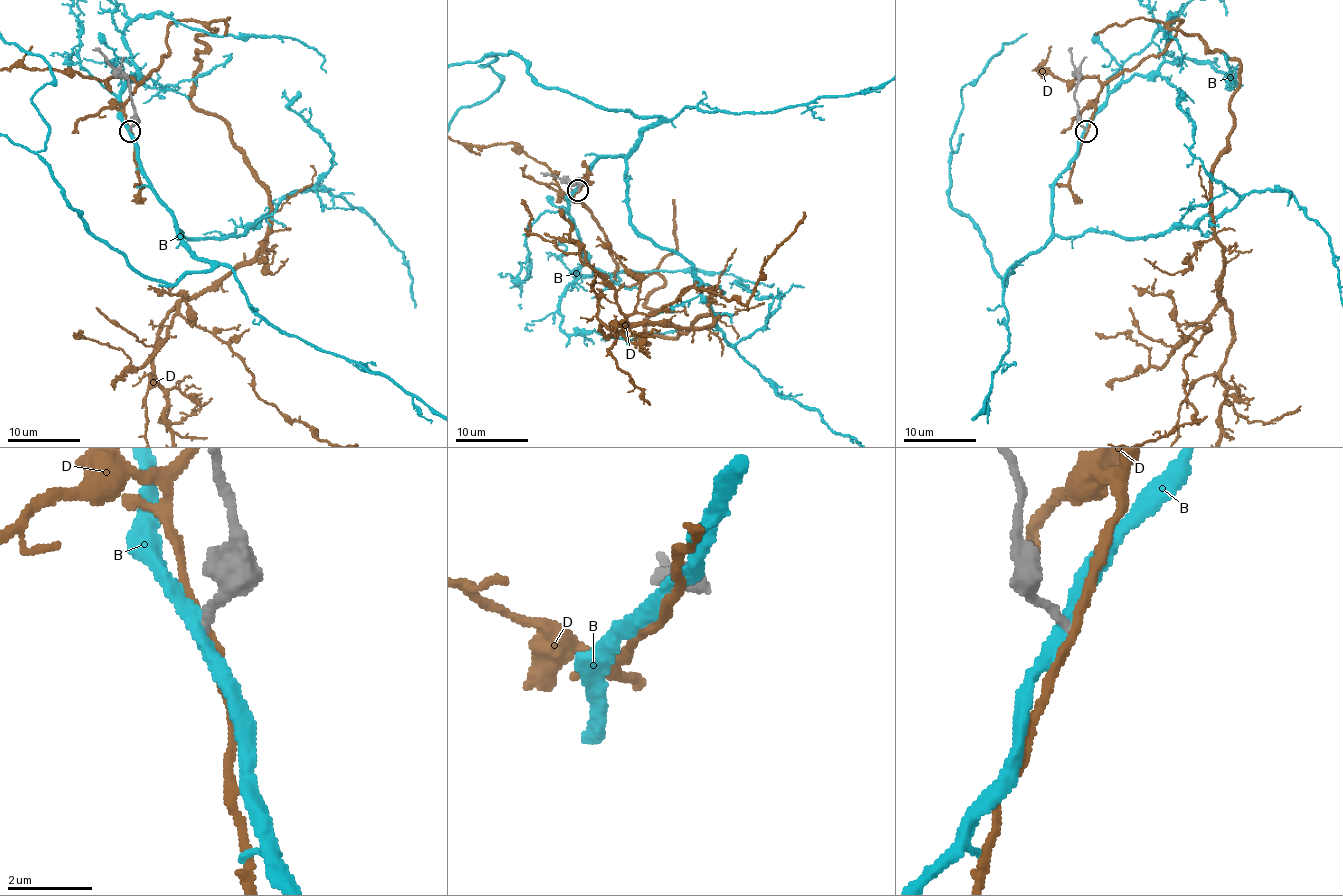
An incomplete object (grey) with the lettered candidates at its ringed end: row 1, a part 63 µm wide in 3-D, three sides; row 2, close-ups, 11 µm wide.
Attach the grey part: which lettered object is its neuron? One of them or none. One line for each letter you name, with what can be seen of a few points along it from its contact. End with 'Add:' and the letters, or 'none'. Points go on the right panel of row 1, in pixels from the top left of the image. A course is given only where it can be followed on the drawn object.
Add: none

